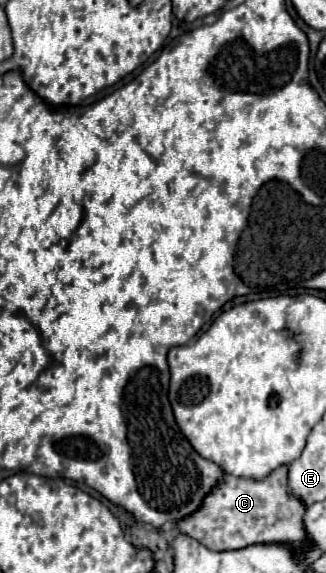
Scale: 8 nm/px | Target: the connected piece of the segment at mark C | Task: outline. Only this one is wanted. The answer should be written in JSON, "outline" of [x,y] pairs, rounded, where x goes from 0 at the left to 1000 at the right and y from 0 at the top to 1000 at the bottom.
{"outline":[[[880,812],[850,815],[813,836],[752,836],[684,822],[684,836],[629,864],[617,885],[549,906],[549,927],[604,941],[647,962],[745,958],[782,948],[831,951],[874,948],[905,969],[929,969],[948,955],[929,899],[942,885],[917,867],[899,867],[880,850]]]}

